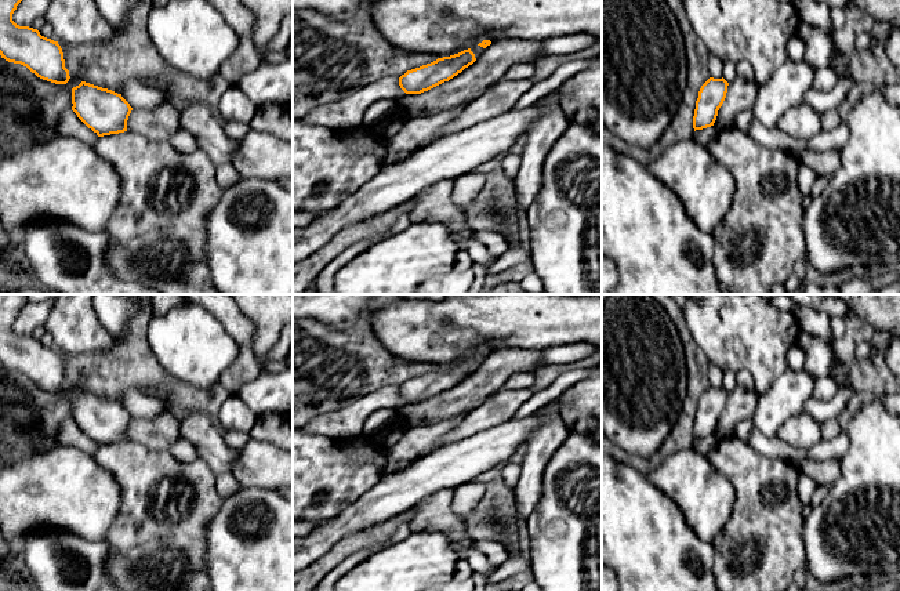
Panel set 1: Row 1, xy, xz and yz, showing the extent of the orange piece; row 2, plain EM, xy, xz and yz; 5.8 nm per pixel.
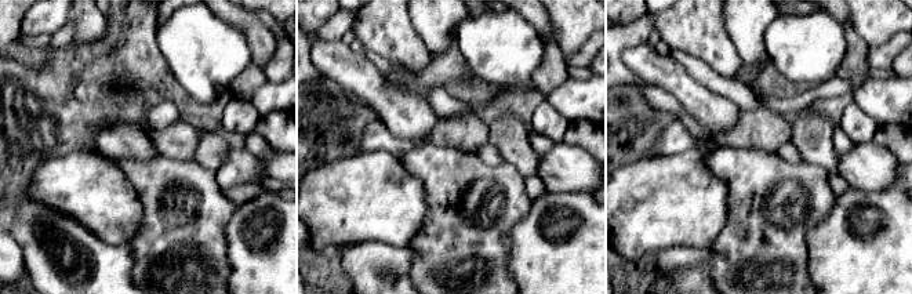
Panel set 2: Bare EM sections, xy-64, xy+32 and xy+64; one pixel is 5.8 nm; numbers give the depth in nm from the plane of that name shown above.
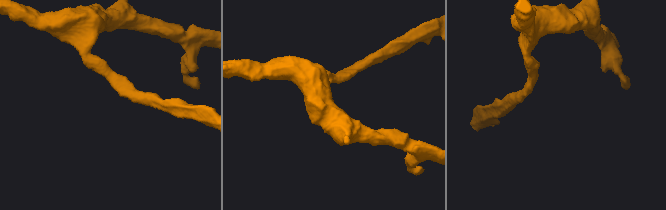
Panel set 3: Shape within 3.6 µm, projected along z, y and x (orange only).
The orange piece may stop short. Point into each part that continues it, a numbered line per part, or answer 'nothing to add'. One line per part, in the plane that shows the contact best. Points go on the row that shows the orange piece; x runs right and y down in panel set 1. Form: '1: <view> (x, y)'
1: xy (69, 124)

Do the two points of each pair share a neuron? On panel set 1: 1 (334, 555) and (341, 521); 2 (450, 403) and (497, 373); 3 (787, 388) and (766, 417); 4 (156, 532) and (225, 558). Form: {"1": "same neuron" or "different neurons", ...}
{"1": "different neurons", "2": "same neuron", "3": "same neuron", "4": "different neurons"}

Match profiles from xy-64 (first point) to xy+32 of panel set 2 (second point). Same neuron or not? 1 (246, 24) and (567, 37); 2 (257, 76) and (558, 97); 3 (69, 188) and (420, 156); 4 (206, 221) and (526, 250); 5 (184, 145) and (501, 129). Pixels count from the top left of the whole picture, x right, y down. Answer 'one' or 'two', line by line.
1: two
2: two
3: two
4: two
5: two

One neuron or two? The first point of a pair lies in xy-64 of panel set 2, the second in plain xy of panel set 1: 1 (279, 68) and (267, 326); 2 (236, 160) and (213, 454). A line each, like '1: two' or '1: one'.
1: one
2: one

